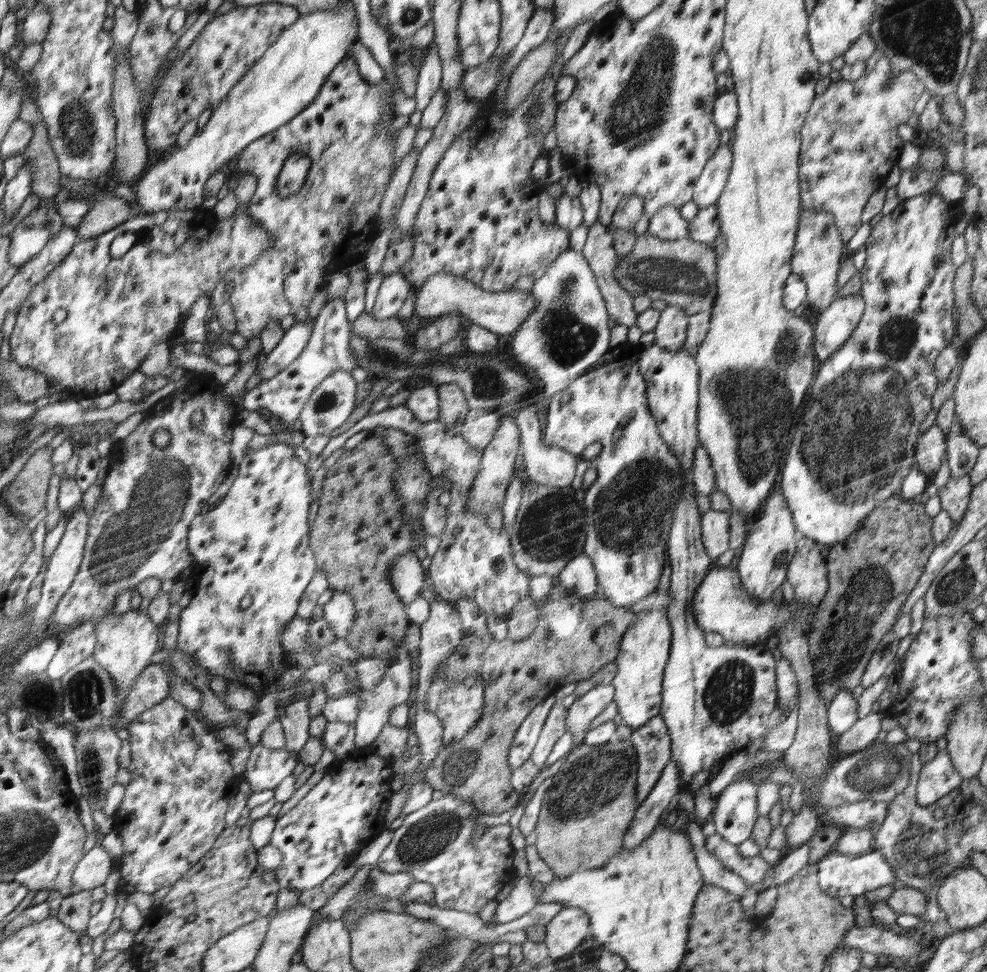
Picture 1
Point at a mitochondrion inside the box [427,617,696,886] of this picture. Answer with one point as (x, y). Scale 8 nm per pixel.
(600, 774)

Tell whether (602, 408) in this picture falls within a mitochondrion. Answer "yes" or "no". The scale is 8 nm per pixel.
no

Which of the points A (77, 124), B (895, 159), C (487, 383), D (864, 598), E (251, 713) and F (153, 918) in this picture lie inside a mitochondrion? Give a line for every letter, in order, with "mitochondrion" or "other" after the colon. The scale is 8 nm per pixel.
A: mitochondrion
B: other
C: mitochondrion
D: mitochondrion
E: other
F: other

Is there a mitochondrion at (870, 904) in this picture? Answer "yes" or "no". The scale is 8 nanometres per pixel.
no

